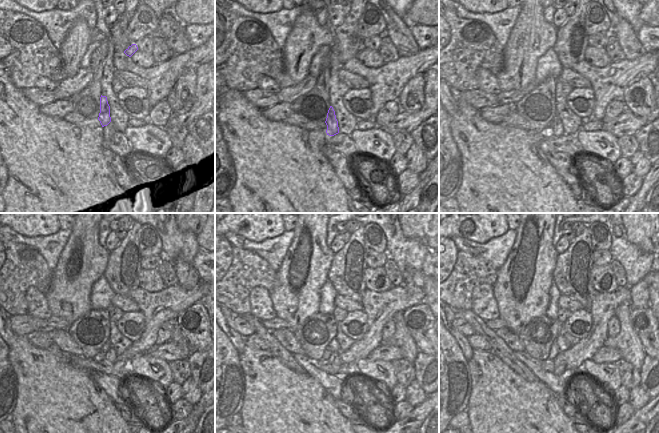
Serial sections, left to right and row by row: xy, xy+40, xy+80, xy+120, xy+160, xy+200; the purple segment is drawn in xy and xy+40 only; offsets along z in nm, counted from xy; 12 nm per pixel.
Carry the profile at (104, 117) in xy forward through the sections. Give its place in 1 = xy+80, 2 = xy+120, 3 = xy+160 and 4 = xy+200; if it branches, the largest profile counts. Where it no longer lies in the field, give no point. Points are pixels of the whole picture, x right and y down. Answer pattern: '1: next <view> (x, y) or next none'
1: next xy+80 (557, 130)
2: next xy+120 (110, 355)
3: next xy+160 (335, 359)
4: next xy+200 (560, 362)

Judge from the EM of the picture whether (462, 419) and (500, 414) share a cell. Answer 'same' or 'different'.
different

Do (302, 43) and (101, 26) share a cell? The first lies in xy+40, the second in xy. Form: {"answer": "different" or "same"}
{"answer": "different"}

